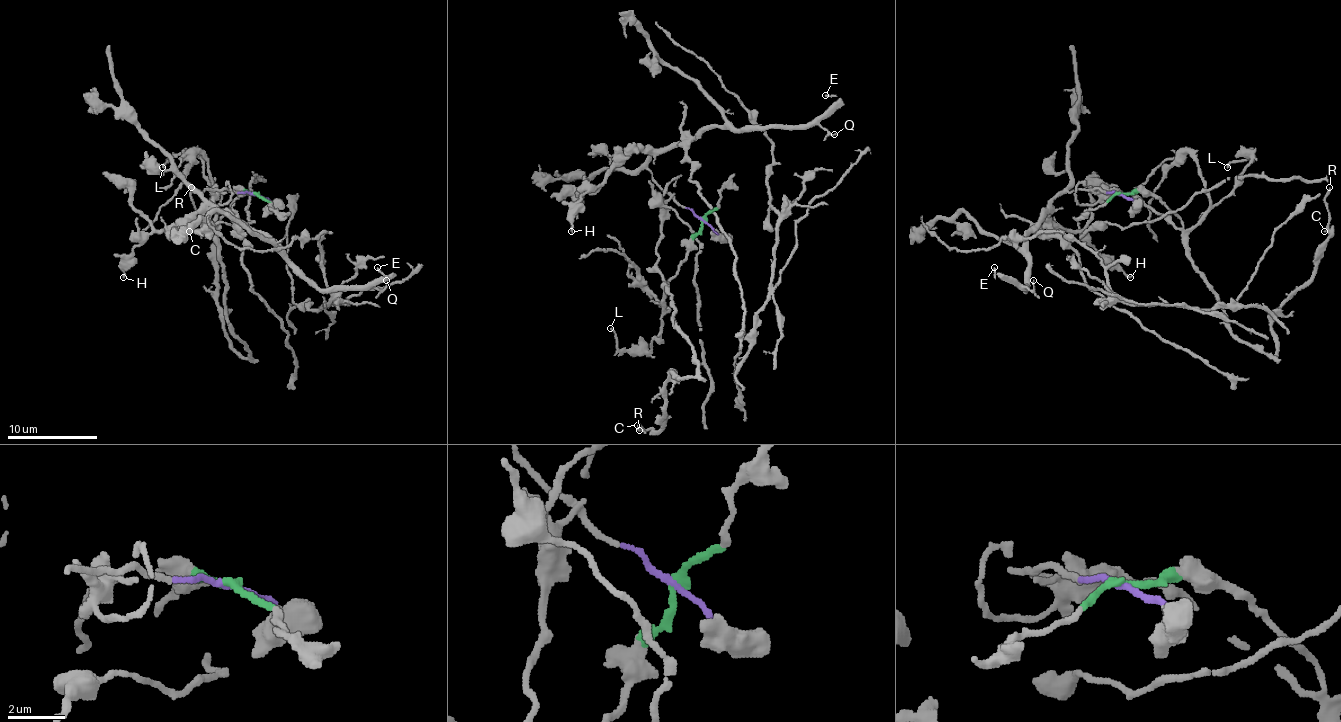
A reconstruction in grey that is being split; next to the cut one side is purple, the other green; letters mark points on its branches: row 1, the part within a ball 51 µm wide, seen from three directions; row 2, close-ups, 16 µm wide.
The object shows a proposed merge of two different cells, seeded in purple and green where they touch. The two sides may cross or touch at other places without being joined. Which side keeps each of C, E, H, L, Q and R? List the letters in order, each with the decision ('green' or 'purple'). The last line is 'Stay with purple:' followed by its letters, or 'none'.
C: green
E: purple
H: purple
L: green
Q: purple
R: green
Stay with purple: E, H, Q

